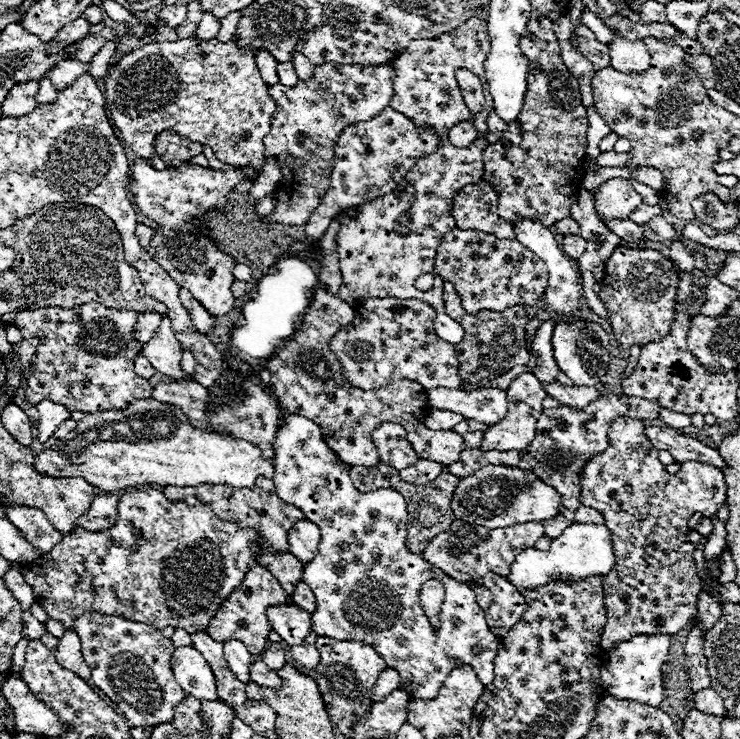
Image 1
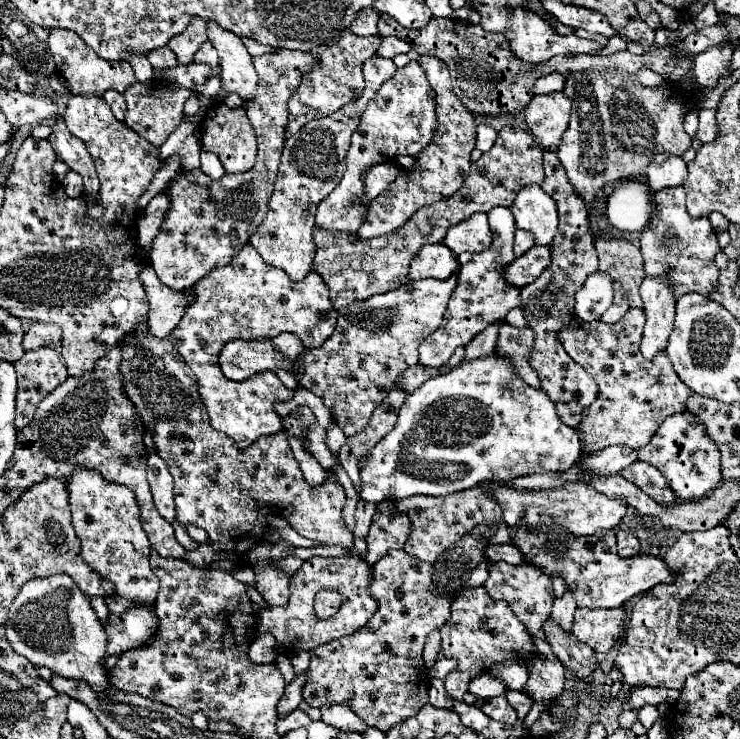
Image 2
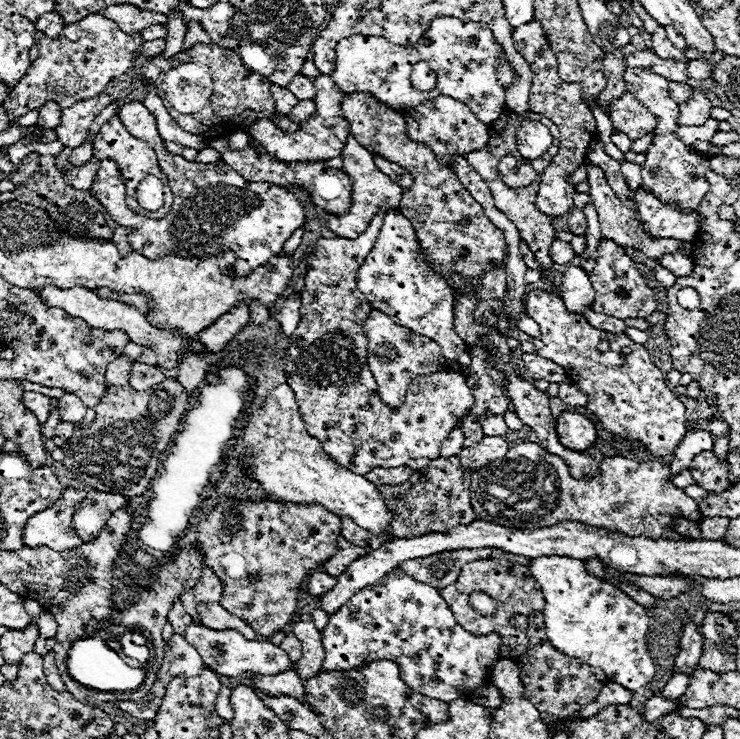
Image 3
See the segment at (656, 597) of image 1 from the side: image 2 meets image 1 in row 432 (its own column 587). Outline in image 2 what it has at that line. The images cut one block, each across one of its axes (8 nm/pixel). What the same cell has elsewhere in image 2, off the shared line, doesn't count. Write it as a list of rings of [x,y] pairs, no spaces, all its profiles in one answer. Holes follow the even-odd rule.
[[[618,606],[612,610],[576,610],[572,634],[588,644],[596,652],[610,652],[616,644],[622,642],[626,628],[626,608]]]

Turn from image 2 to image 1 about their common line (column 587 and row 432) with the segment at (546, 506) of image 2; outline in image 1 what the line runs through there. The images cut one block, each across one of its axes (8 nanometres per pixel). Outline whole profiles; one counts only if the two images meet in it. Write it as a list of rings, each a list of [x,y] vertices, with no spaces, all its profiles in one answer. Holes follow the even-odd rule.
[[[524,372],[516,380],[512,380],[506,394],[508,394],[506,420],[500,420],[500,424],[494,424],[484,432],[480,450],[524,450],[536,434],[536,420],[542,414],[542,400],[546,398],[540,380],[534,374]]]

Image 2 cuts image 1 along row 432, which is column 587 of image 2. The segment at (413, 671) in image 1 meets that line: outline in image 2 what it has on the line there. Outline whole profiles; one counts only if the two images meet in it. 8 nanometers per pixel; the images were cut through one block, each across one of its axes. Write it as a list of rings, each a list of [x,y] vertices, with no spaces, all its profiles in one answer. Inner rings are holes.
[[[600,270],[590,274],[576,294],[574,314],[584,322],[598,320],[612,304],[612,280]]]

